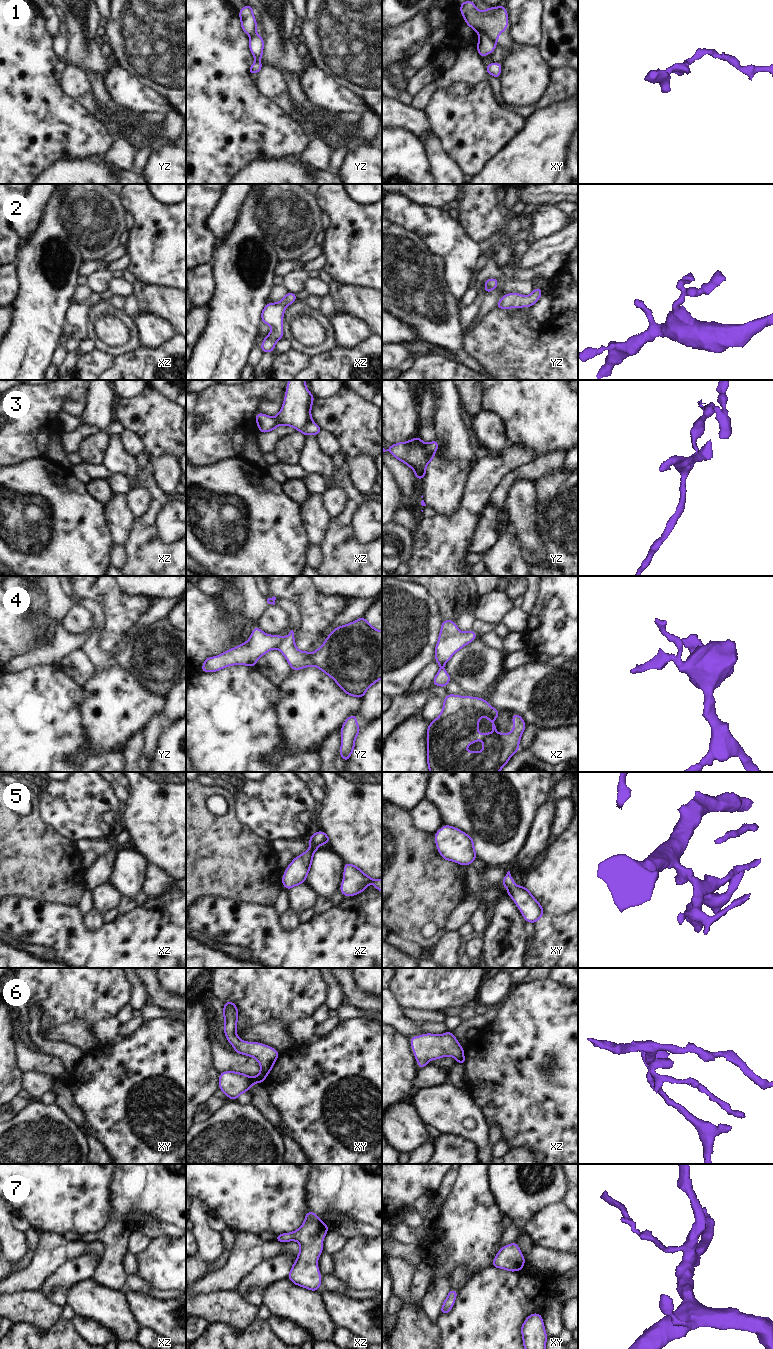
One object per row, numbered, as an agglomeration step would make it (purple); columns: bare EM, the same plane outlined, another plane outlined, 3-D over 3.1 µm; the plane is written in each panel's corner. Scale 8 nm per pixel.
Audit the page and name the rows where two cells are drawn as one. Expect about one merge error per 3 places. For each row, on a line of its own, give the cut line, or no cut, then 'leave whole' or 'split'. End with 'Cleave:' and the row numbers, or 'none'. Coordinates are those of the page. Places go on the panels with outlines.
1: cut xy (479, 31), (496, 42); split
2: cut none; leave whole
3: cut xz (311, 420), (299, 431); split
4: cut yz (283, 638), (277, 647); split
5: cut none; leave whole
6: cut xy (260, 1072), (265, 1076); split
7: cut none; leave whole
Cleave: 1, 3, 4, 6

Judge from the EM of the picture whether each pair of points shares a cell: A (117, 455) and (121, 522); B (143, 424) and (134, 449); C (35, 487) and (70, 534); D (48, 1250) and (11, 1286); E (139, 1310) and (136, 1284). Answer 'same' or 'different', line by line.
A: different
B: different
C: same
D: same
E: different

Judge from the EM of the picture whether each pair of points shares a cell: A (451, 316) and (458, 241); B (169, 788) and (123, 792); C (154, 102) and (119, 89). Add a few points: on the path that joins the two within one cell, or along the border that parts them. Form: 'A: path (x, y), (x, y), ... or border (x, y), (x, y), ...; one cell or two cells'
A: border (445, 274), (445, 282), (452, 295), (458, 301); two cells
B: border (131, 782), (131, 796), (126, 806); two cells
C: path (145, 100), (128, 92); one cell

